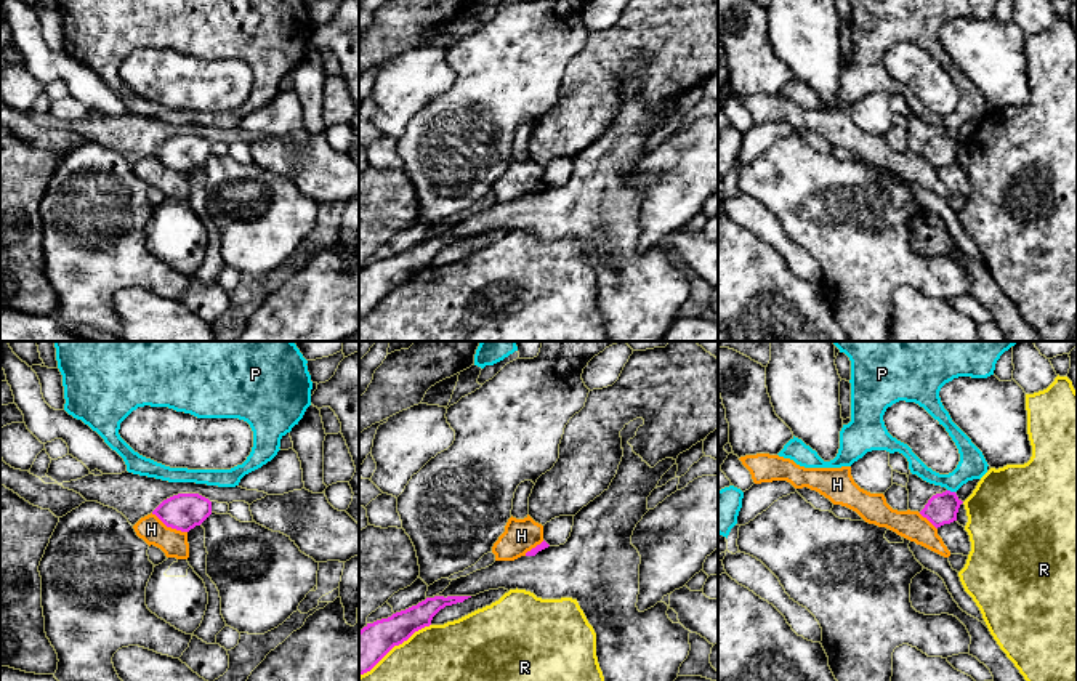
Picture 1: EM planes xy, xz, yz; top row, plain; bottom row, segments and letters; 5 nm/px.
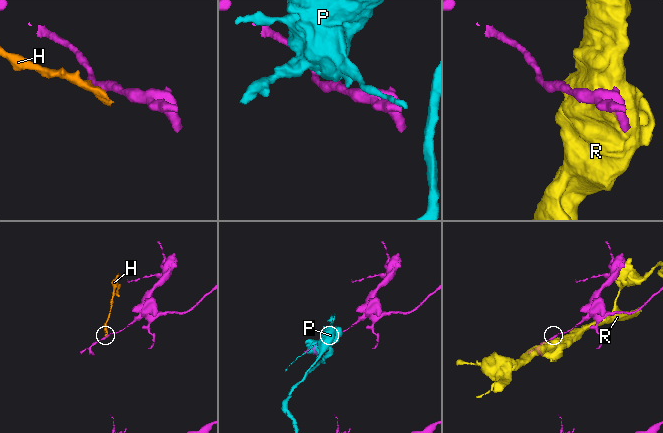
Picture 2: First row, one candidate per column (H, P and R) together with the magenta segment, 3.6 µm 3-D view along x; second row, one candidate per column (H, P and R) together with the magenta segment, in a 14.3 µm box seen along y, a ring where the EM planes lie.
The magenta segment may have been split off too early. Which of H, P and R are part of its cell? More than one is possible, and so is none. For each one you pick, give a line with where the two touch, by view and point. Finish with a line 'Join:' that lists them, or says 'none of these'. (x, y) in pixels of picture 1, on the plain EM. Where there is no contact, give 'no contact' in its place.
Join: none of these

